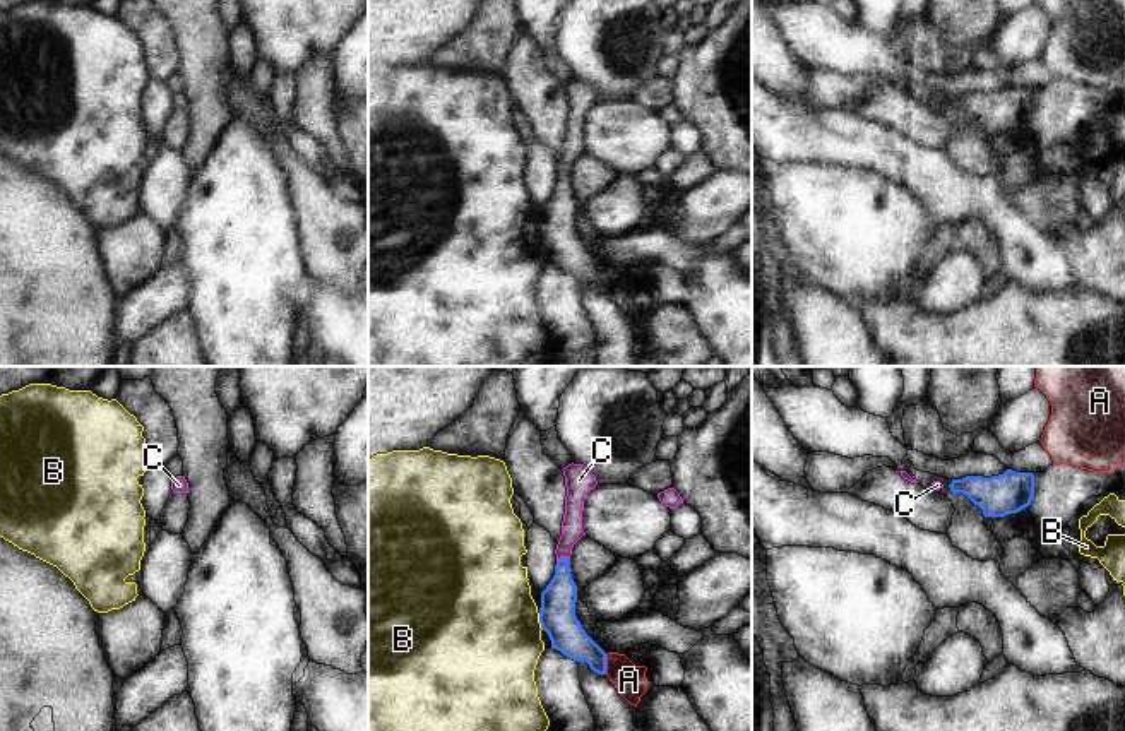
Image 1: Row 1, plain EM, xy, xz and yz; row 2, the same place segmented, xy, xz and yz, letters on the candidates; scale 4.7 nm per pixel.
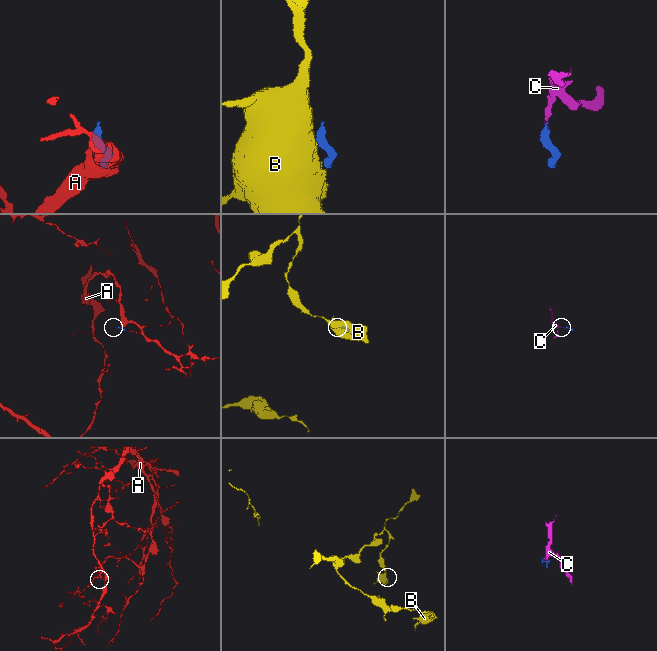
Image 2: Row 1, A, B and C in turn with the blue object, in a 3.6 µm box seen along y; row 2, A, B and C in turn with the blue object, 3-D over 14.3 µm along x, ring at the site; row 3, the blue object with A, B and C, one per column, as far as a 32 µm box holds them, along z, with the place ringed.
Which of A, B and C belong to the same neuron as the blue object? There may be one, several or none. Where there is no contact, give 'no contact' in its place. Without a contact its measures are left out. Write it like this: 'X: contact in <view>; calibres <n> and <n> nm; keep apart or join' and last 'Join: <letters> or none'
A: contact in xz; calibres 160 and 150 nm; keep apart
B: contact in xz; calibres 180 and 500 nm; keep apart
C: contact in xz; calibres 170 and 100 nm; join
Join: C

